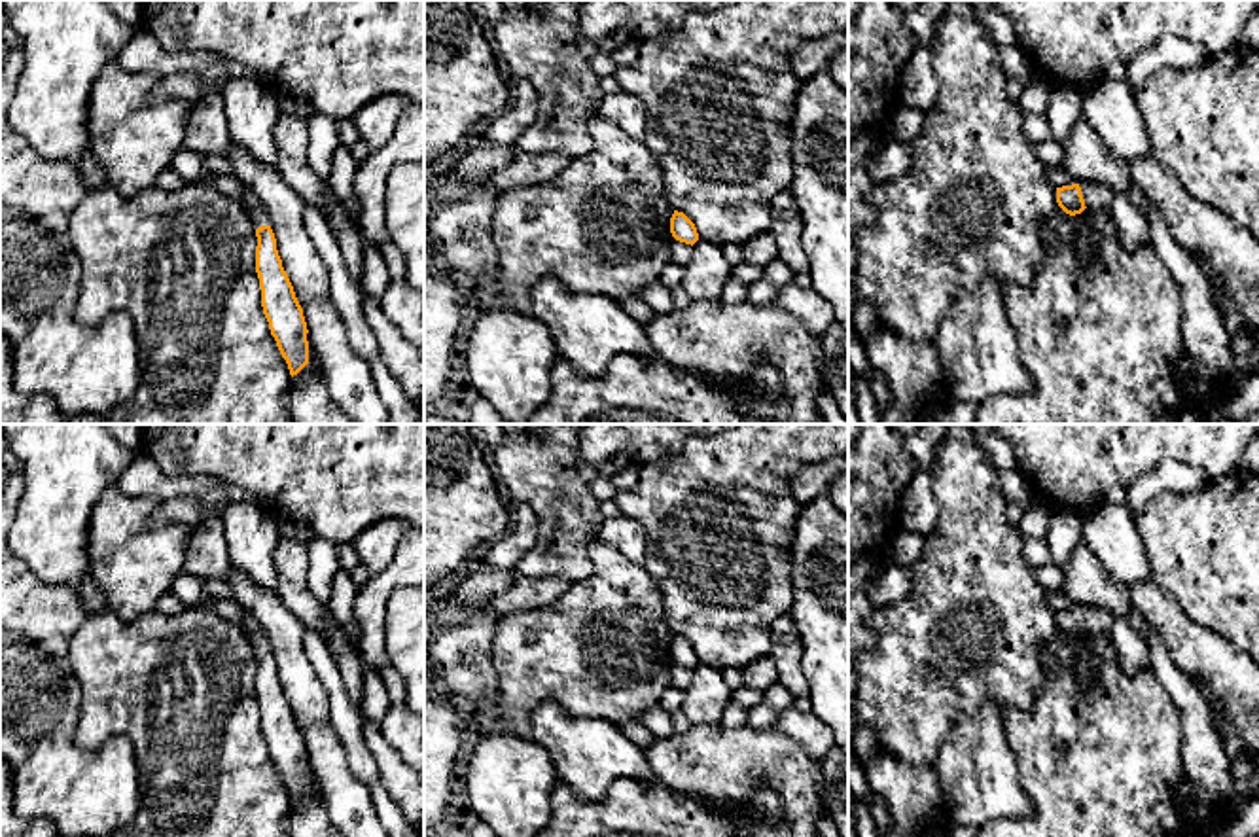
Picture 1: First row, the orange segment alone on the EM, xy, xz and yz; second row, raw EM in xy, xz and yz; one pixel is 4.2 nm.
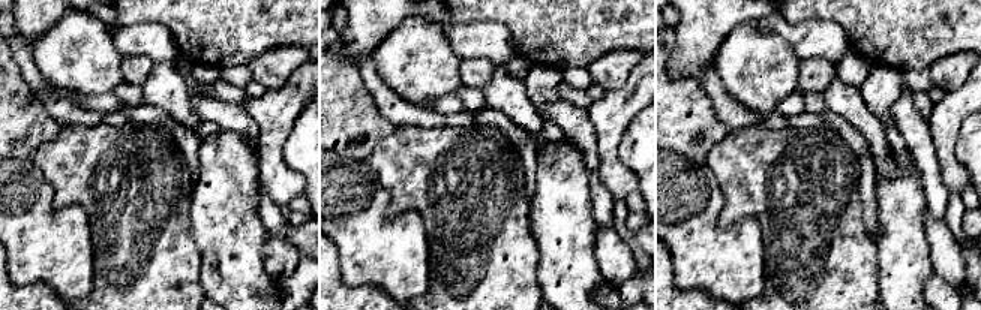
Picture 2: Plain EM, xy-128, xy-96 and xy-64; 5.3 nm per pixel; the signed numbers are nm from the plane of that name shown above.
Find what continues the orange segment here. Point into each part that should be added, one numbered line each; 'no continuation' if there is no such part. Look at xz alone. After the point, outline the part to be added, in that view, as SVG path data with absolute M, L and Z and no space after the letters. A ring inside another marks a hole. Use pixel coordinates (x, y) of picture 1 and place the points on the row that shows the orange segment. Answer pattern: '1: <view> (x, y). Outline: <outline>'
1: xz (680, 252). Outline: M672 239L670 259L676 265L687 265L693 258L693 246Z

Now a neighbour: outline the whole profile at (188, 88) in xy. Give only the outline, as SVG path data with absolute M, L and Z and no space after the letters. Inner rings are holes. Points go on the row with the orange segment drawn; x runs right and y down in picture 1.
M195 74L161 76L151 91L153 100L182 100L193 108L199 100L208 97L210 87Z

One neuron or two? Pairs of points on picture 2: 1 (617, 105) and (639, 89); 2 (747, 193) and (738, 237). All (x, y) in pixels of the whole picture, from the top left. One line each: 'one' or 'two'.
1: one
2: two

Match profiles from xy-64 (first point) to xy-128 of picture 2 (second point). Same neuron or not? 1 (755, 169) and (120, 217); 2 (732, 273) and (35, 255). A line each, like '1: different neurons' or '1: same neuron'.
1: same neuron
2: same neuron

